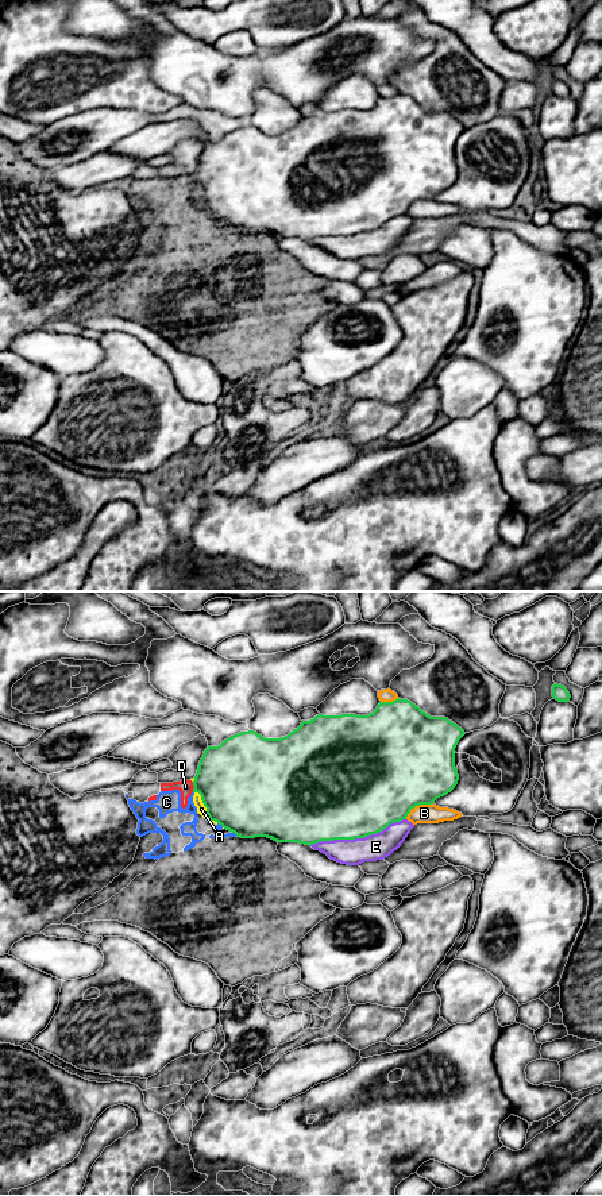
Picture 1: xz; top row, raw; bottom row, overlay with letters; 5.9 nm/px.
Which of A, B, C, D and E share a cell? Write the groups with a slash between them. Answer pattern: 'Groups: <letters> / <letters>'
Groups: A C D / B / E

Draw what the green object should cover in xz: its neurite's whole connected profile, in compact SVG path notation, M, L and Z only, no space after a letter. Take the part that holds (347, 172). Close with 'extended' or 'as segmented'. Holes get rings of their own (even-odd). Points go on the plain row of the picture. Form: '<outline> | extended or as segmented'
M401 93L393 97L379 97L377 104L367 111L319 109L310 116L302 116L297 124L281 134L265 134L256 127L248 126L228 132L219 142L208 142L204 146L193 175L193 188L201 190L211 216L217 217L240 234L267 232L277 238L298 238L305 240L321 236L364 234L382 227L390 219L406 215L410 205L416 201L432 200L437 193L447 190L455 184L459 175L458 165L455 163L455 143L464 130L464 126L448 113L431 112L410 96Z | as segmented

